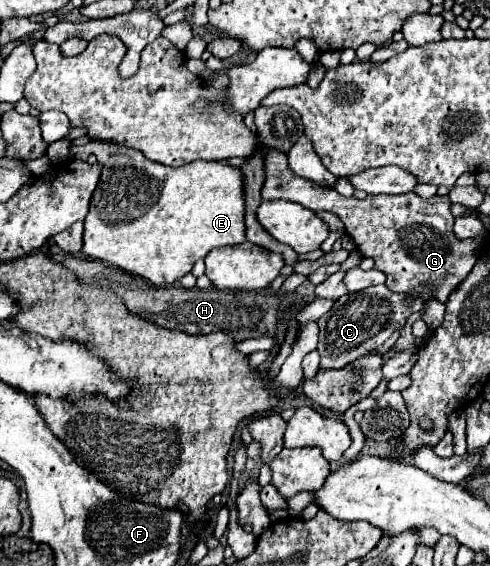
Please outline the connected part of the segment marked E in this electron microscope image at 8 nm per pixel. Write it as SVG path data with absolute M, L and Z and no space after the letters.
M89 142L85 146L71 146L71 154L81 154L81 150L91 150L103 164L95 196L91 198L91 208L85 218L85 244L83 252L93 260L103 260L125 272L147 278L155 286L169 286L191 272L199 258L205 258L213 248L233 246L245 242L245 200L243 200L243 172L227 162L195 160L187 166L173 168L147 160L141 152Z

